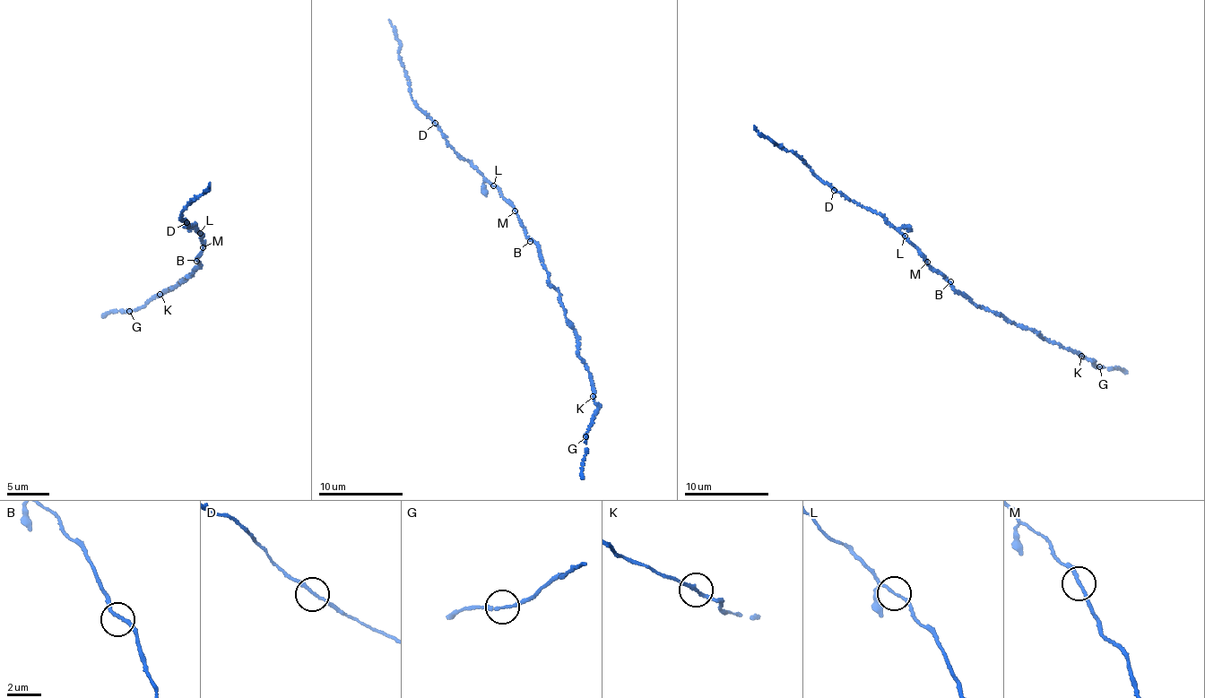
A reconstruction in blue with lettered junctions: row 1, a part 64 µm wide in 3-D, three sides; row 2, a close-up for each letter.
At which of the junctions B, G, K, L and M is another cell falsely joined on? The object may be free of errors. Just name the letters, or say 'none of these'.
none of these

